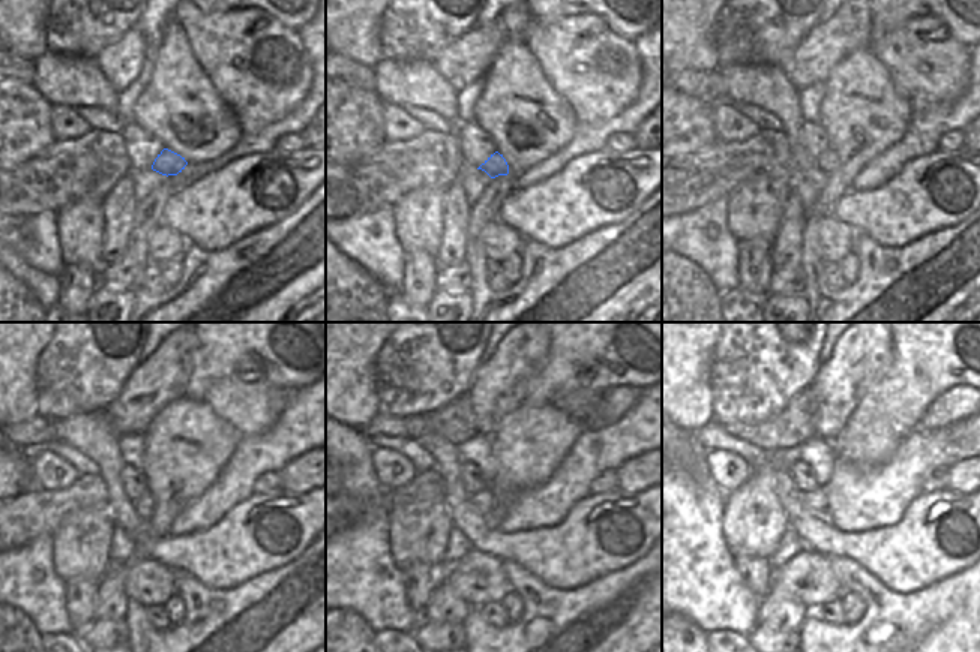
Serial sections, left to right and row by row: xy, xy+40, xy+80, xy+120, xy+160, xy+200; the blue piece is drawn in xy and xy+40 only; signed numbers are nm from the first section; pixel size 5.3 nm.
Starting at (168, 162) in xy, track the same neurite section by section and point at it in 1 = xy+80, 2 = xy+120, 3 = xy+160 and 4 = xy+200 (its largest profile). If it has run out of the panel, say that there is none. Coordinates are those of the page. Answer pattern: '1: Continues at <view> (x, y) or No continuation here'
1: Continues at xy+80 (827, 162)
2: Continues at xy+120 (144, 505)
3: Continues at xy+160 (482, 501)
4: Continues at xy+200 (815, 501).

